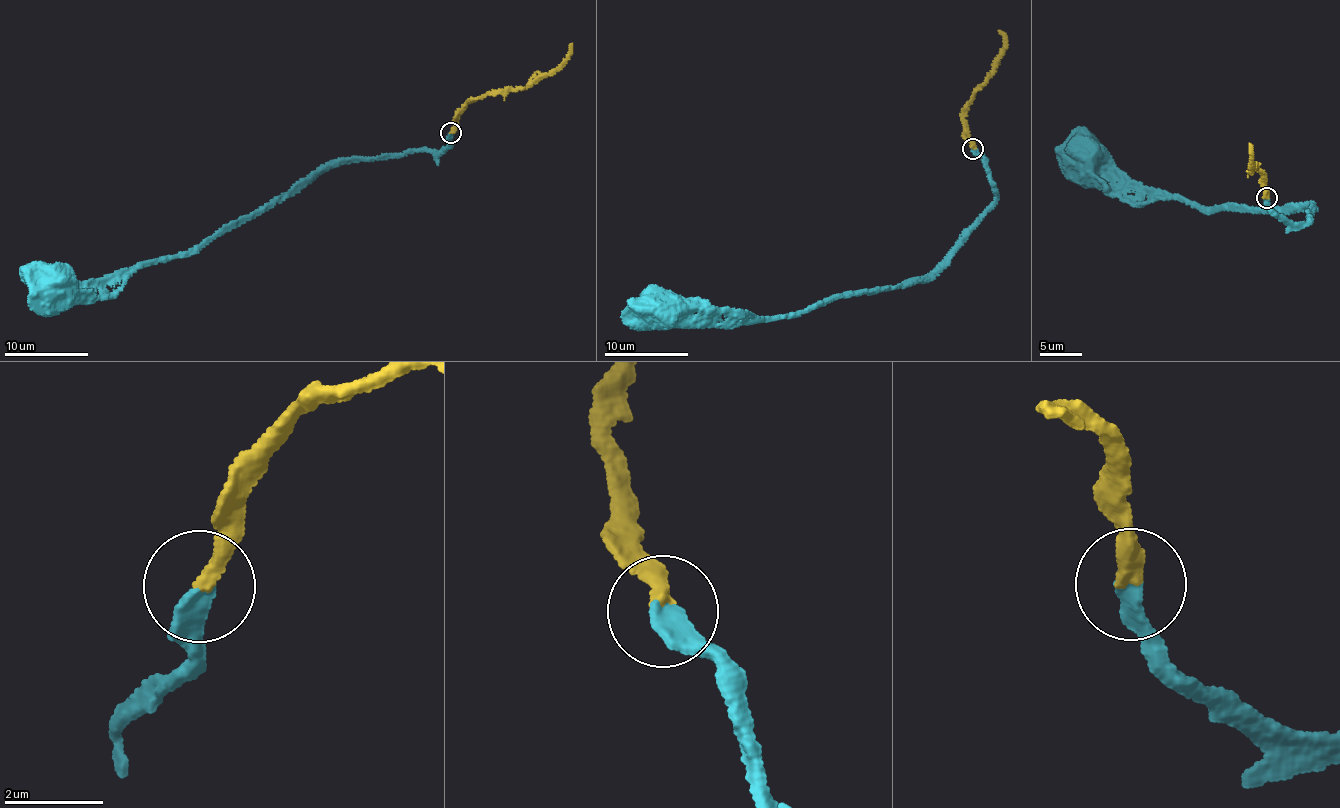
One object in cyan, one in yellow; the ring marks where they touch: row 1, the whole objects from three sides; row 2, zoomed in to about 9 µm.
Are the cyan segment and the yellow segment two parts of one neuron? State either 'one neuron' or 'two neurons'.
one neuron

